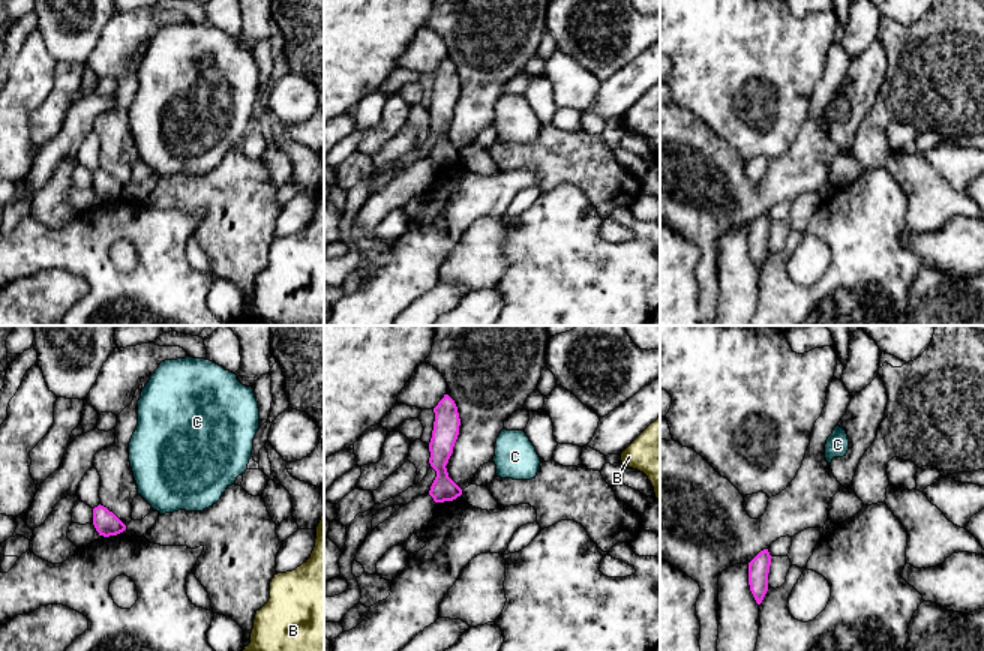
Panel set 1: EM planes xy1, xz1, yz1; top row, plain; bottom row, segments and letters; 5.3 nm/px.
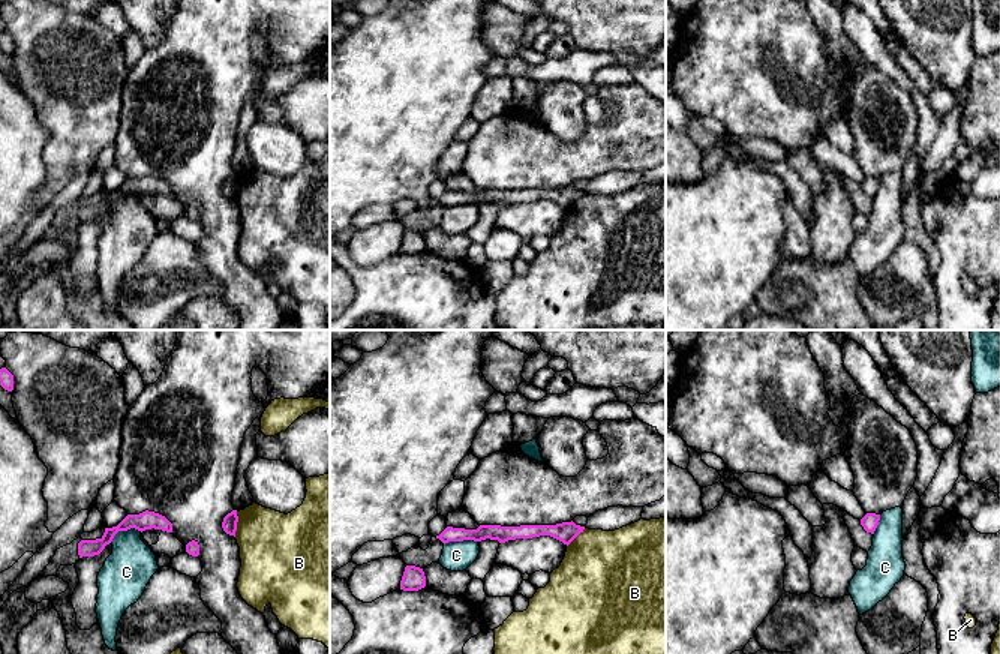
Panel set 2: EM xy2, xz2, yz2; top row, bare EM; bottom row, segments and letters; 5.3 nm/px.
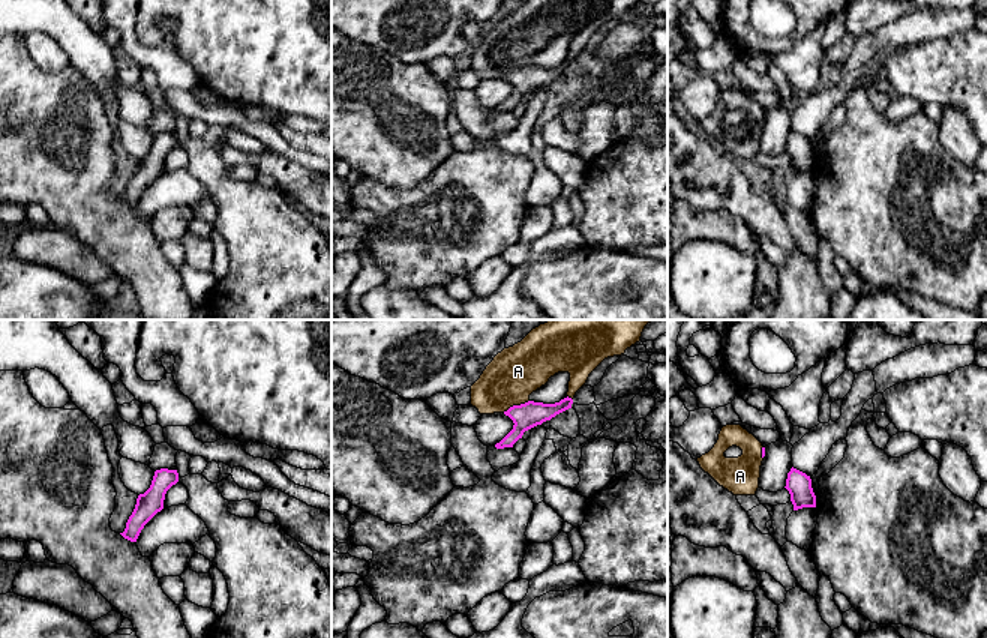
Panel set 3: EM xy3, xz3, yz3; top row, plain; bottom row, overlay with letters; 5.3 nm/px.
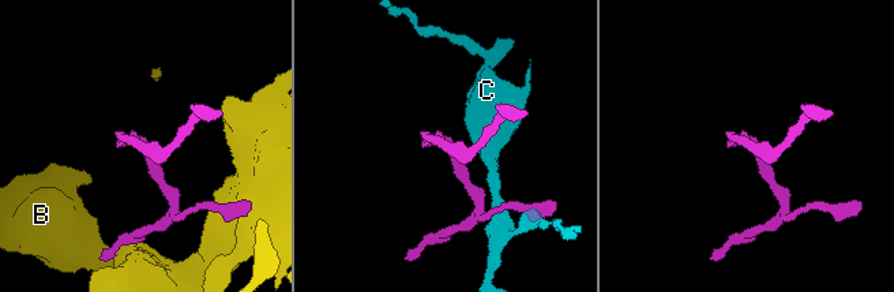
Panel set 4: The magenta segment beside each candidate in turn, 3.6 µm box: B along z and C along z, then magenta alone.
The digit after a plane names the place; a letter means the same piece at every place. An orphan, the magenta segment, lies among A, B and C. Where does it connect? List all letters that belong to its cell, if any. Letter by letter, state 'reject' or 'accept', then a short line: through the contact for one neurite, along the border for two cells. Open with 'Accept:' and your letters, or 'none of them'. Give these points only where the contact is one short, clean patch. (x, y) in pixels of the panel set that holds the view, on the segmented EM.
Accept: A
A: accept
B: reject; line xy2 (237, 512), (234, 536)
C: reject; line xy2 (141, 531), (134, 528), (120, 530), (110, 542)

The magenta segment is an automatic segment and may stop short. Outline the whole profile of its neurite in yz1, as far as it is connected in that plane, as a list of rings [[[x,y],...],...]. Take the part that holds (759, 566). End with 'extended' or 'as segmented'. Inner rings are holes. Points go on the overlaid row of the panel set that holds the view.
[[[764,549],[748,562],[748,585],[758,604],[762,603],[768,591],[771,558],[768,549]]] | as segmented

